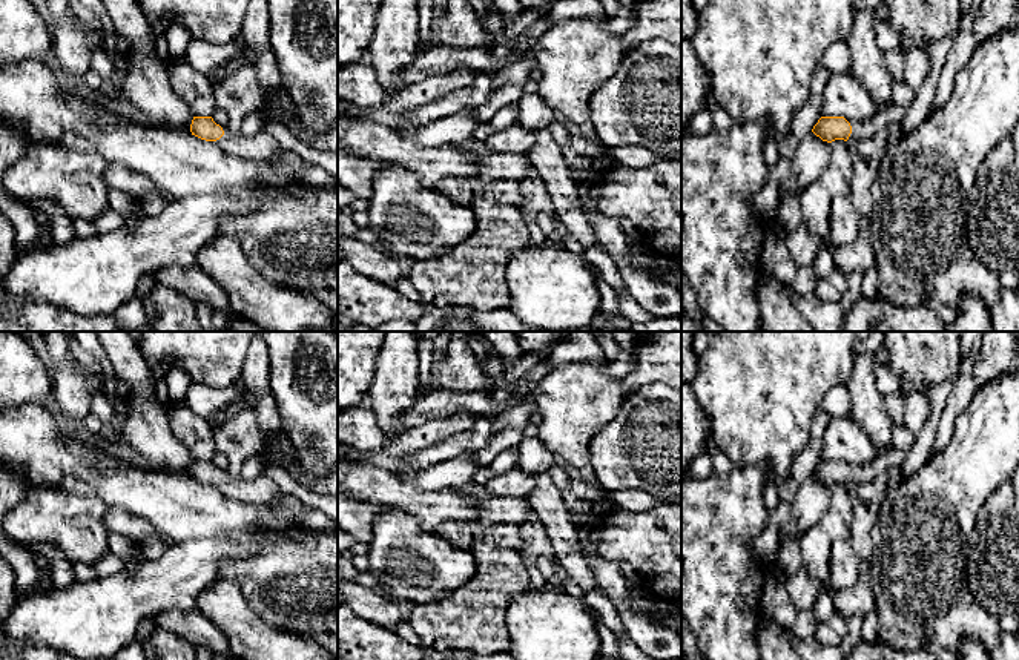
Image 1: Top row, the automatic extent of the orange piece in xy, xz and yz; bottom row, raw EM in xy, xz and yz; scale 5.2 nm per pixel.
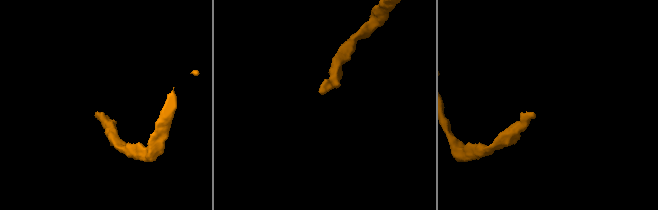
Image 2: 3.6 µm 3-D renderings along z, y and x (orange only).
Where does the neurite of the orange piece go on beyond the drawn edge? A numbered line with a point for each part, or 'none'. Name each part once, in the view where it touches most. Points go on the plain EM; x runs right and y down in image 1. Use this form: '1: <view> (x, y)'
1: yz (890, 458)

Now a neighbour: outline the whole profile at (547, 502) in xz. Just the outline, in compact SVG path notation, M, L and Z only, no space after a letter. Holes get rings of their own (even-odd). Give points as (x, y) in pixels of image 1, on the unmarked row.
M537 473L534 490L526 497L552 543L554 554L566 574L585 591L603 591L586 563L577 526L560 491L546 473Z

